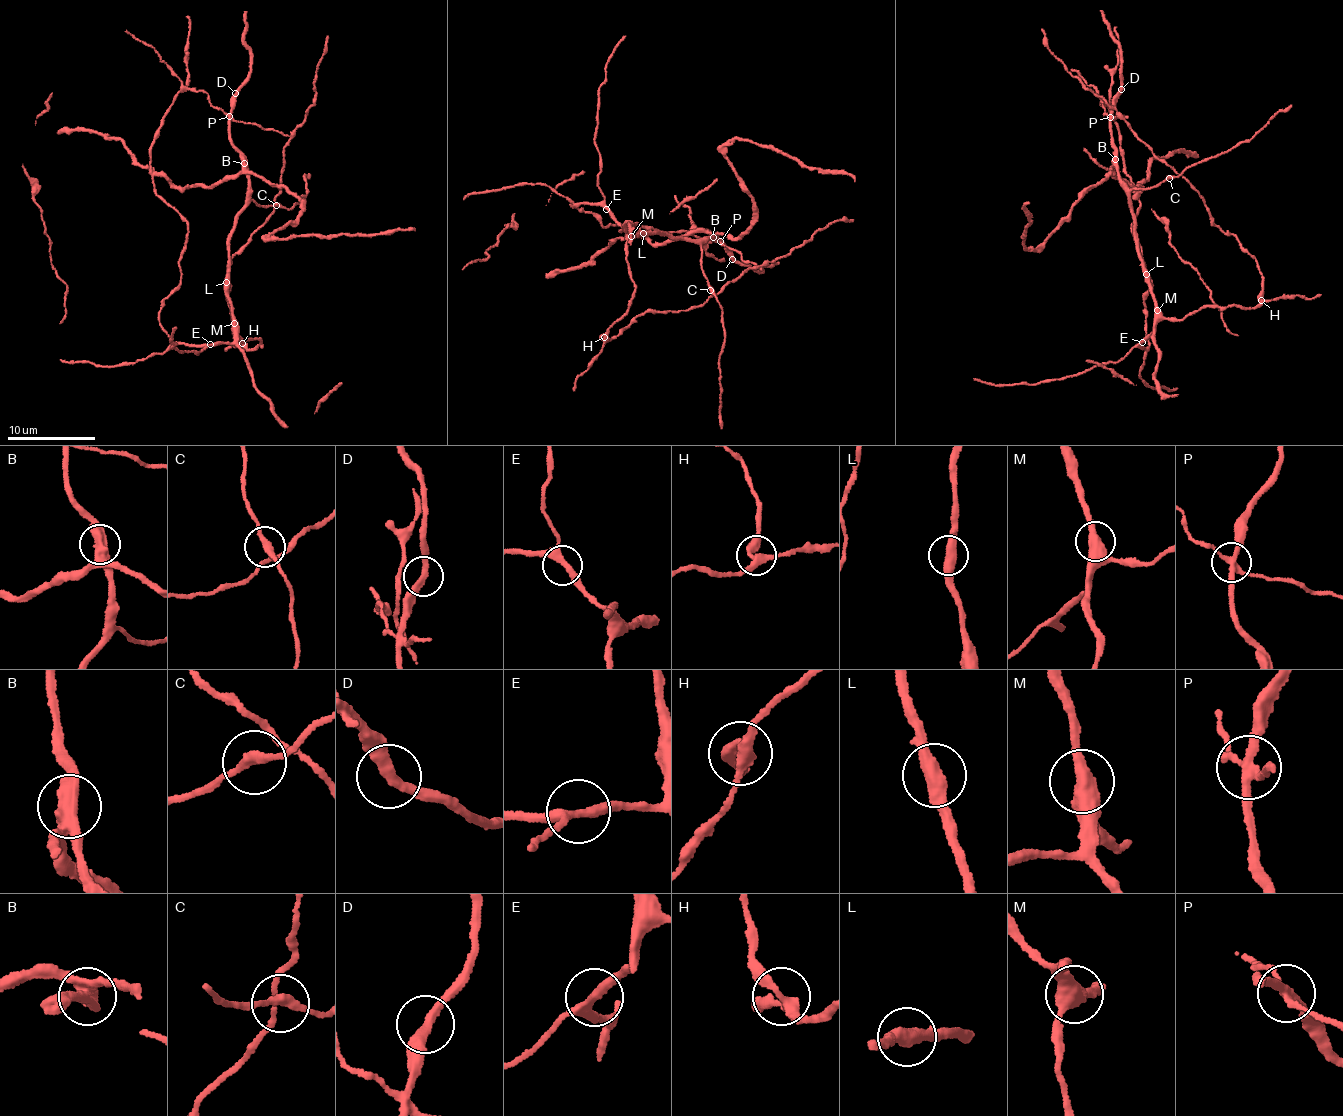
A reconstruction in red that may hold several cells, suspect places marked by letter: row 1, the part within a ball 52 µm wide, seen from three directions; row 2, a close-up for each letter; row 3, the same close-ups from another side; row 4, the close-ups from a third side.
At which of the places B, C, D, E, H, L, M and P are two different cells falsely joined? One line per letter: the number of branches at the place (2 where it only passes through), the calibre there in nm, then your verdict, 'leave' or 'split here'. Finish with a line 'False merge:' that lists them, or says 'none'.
B: branches 2; calibre 500 nm; split here
C: branches 4; calibre 220 nm; leave
D: branches 2; calibre 320 nm; leave
E: branches 3; calibre 280 nm; leave
H: branches 3; calibre 280 nm; leave
L: branches 2; calibre 440 nm; leave
M: branches 2; calibre 500 nm; leave
P: branches 4; calibre 280 nm; split here
False merge: B, P

